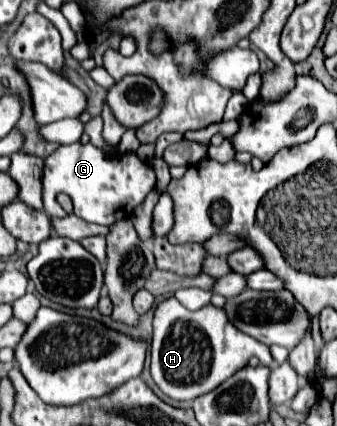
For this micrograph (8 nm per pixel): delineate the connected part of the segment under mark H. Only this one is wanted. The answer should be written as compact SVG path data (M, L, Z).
M170 297L158 303L154 311L150 375L160 391L174 401L190 401L216 389L254 355L262 365L270 367L274 363L270 349L264 343L240 333L240 329L228 321L224 309L214 307L212 303L198 311L188 311L176 297Z

